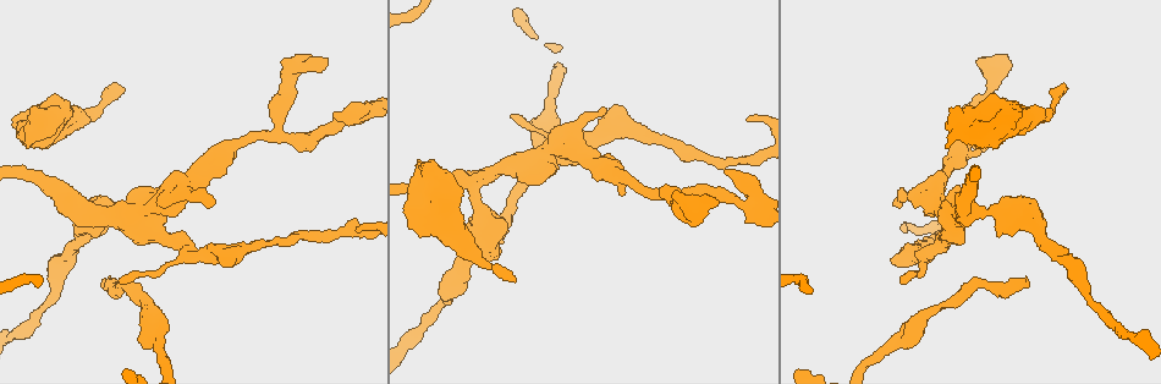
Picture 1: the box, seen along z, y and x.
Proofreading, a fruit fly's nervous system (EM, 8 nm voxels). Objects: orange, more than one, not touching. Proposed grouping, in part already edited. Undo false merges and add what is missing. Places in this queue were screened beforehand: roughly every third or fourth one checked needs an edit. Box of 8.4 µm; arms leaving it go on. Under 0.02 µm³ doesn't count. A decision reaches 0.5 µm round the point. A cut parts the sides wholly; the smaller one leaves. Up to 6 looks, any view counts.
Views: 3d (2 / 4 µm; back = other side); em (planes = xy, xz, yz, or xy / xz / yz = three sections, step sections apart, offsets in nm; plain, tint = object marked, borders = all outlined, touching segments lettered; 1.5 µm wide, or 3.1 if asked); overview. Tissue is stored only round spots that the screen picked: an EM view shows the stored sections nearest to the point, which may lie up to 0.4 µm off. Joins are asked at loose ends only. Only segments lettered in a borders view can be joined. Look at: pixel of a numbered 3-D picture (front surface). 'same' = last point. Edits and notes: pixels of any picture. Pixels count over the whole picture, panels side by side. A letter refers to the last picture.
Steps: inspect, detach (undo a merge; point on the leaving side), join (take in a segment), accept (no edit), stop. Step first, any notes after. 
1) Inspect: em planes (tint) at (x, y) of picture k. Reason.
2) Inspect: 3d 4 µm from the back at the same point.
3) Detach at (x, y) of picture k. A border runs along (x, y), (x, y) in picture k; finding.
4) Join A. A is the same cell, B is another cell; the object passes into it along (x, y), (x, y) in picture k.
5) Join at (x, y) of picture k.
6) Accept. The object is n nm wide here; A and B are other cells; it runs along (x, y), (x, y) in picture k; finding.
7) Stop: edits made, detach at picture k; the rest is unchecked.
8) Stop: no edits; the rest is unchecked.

Inspect: em yz step 4 (borders) at (102, 283) of picture 1. Branch stops here.

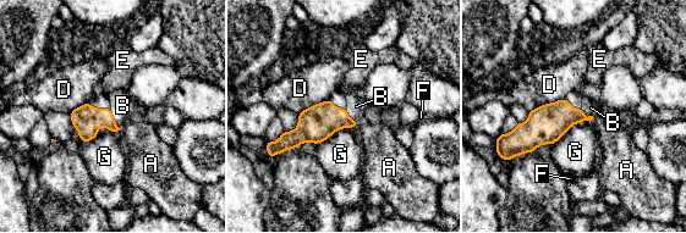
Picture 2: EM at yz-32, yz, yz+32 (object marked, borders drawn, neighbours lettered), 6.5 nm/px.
Join B. B is the same cell, A, D, E, F and G are other cells; the object passes into it along (86, 118), (113, 118), (122, 105) in picture 2; the neuron continues.

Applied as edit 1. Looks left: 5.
Inspect: overview. Redraw.

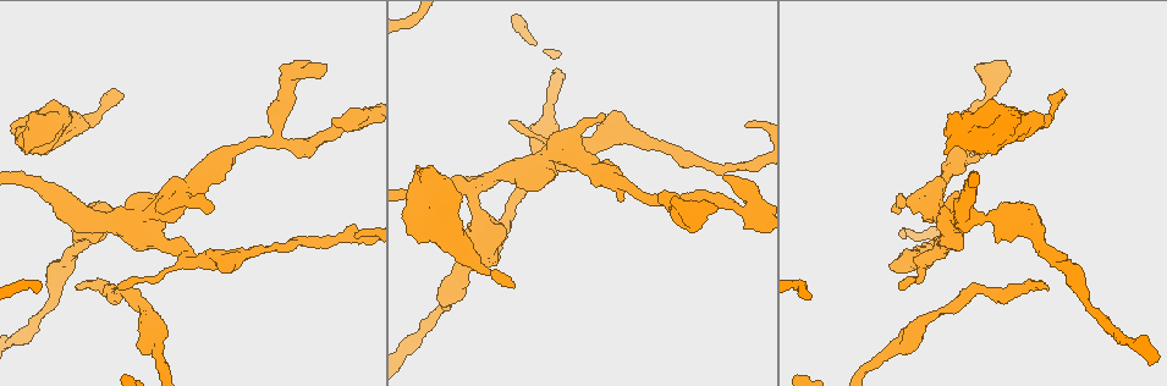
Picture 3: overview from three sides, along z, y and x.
Inspect: em yz step 4 (tint) at (899, 285) of picture 3. An open end.

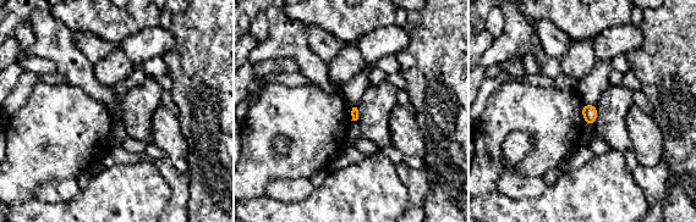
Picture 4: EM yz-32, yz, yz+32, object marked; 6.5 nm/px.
Inspect: em planes (borders) at the same point.

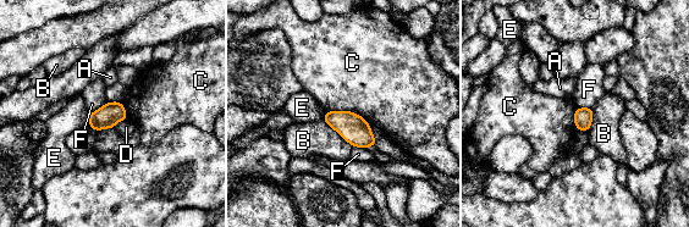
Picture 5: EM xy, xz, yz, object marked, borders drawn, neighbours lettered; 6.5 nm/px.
Accept. A, B, C, D, E and F are other cells; a border runs along (326, 111), (353, 111), (370, 125) in picture 5; no lettered segment goes on from it.

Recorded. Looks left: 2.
Inspect: em xz step 8 (borders) at (81, 123) of picture 3. Thick turns thin.

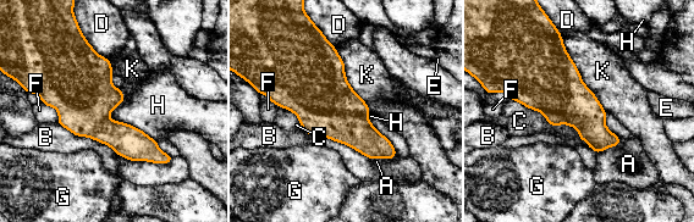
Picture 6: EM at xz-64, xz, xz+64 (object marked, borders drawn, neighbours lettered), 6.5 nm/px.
Inspect: em planes (borders) at the same point.

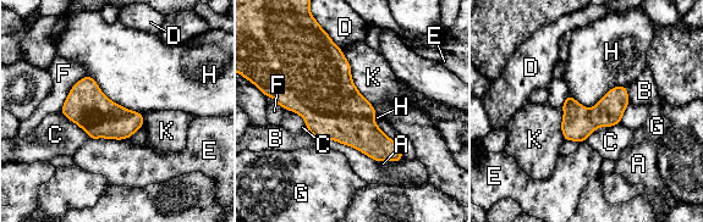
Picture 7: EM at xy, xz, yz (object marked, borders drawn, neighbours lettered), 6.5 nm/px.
Accept. The longest contact is with K, 480 nm; A, B, C, D, E, F, G, H and K are other cells; a border runs along (86, 75), (109, 99), (142, 115) in picture 7; one neuron here.

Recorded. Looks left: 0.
Stop: edits made, join at picture 2; the rest is unchecked.

